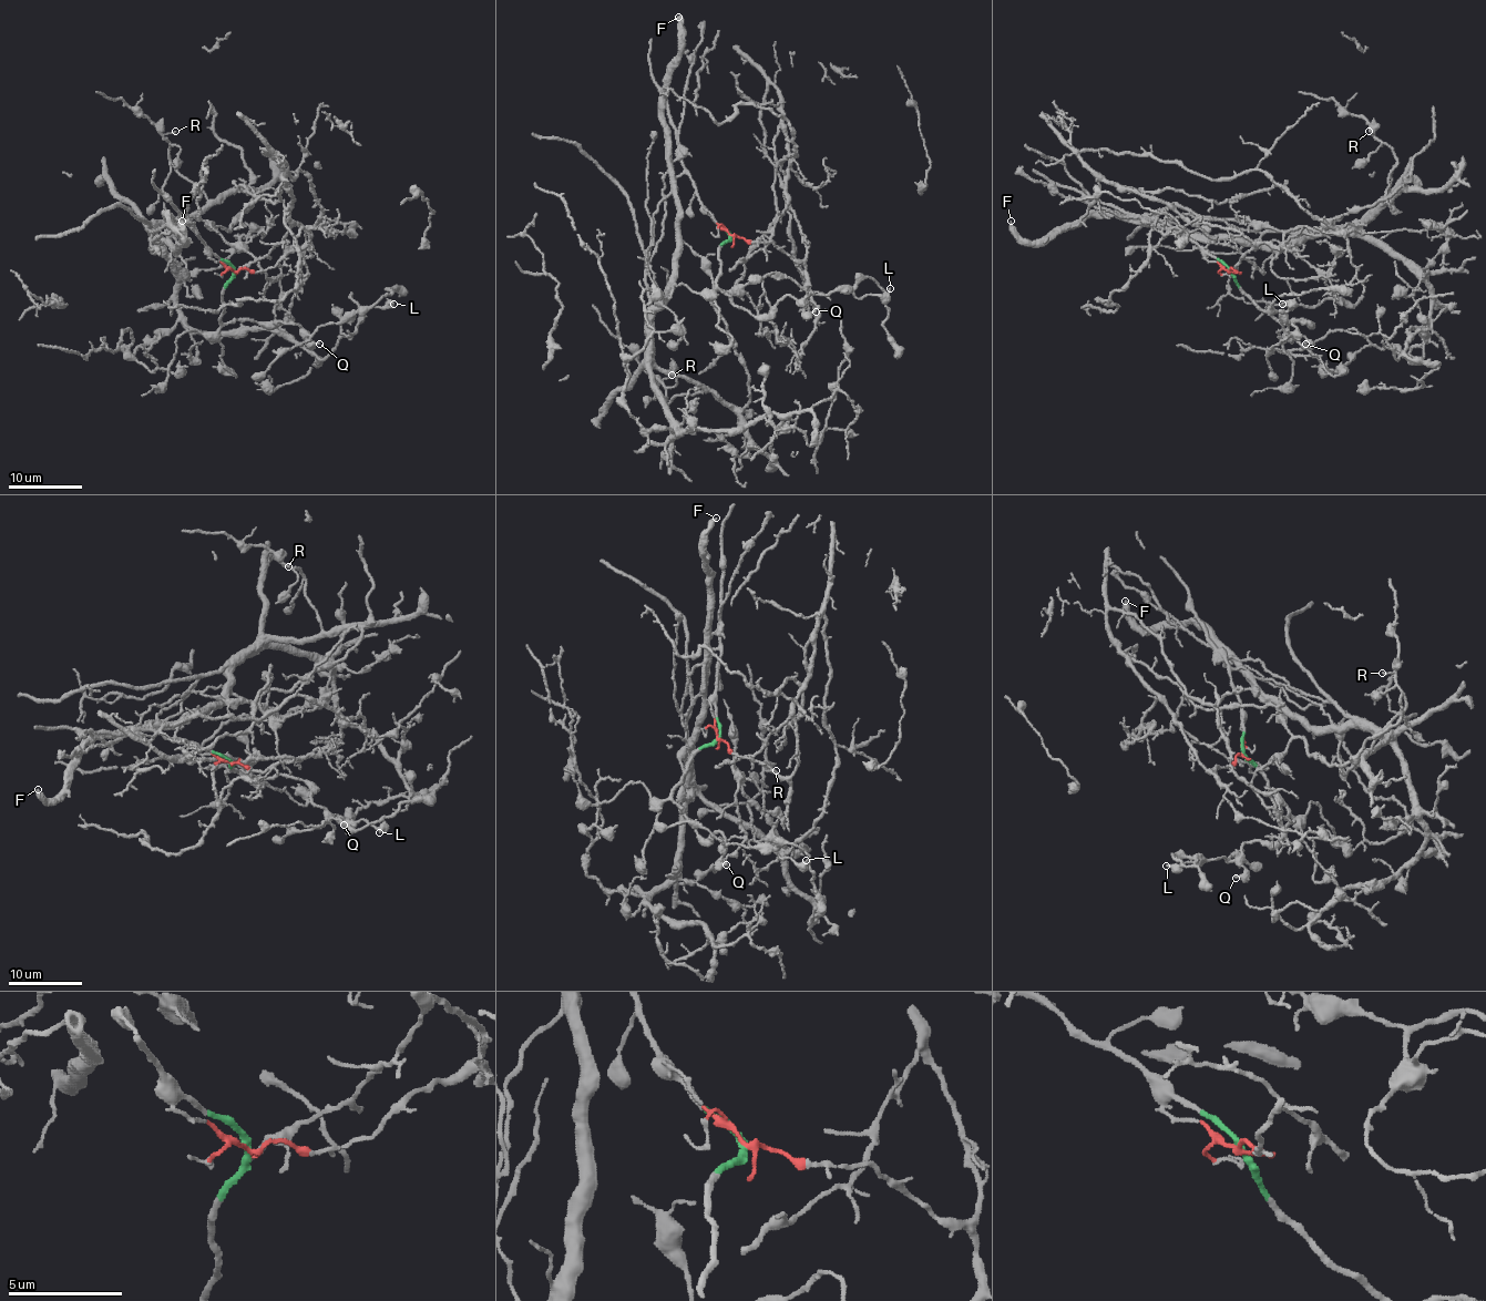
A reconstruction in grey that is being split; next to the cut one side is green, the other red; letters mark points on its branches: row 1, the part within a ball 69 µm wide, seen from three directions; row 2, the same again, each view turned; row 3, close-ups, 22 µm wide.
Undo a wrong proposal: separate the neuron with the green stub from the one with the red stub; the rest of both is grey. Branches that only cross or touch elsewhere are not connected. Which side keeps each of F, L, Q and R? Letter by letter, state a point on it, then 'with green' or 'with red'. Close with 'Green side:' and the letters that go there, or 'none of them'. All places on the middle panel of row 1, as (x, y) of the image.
F: (678, 17) | with green
L: (890, 288) | with green
Q: (816, 311) | with green
R: (672, 375) | with green
Green side: F, L, Q, R

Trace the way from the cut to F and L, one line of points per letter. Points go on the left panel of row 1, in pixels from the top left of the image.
F: (234, 270), (205, 245), (186, 221), (173, 221), (167, 215), (184, 241), (183, 221)
L: (234, 270), (223, 290), (223, 323), (288, 323), (310, 335), (319, 326), (347, 320), (360, 307), (393, 304)

